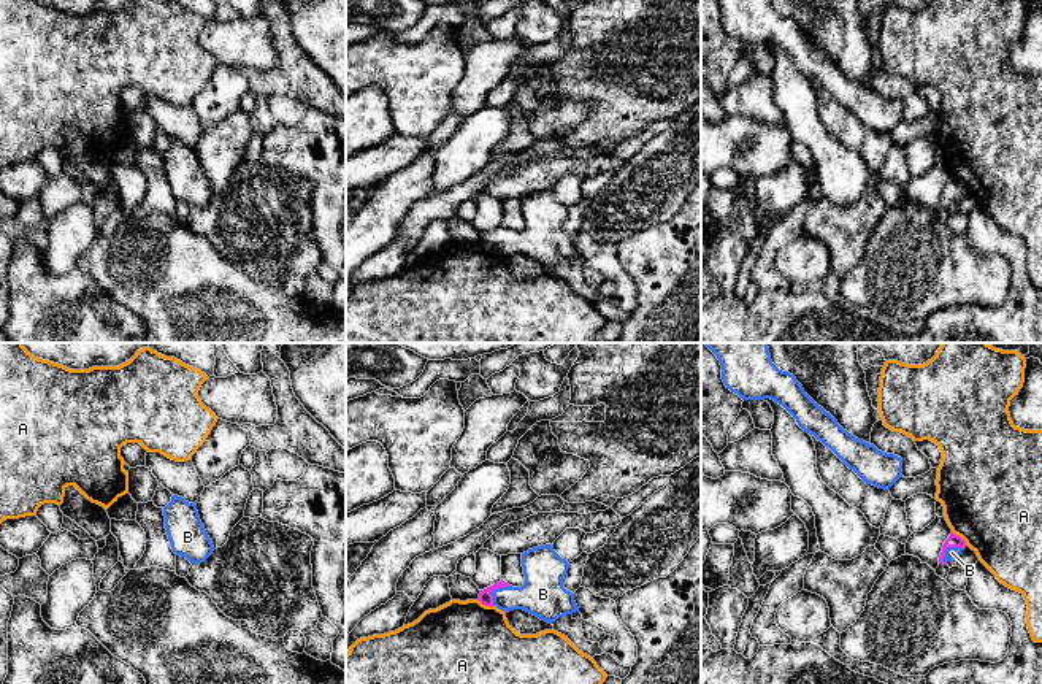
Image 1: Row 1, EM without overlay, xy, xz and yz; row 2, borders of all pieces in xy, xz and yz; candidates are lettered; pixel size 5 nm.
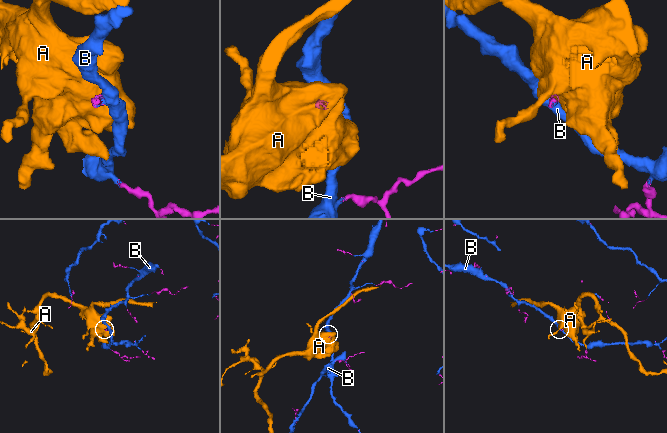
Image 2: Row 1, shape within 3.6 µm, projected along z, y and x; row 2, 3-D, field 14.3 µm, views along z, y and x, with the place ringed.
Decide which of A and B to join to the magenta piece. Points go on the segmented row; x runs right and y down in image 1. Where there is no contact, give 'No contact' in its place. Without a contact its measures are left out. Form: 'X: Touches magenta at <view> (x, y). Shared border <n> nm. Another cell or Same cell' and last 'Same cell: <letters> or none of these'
A: Touches magenta at yz (960, 537). Shared border 110 nm. Another cell
B: Touches magenta at yz (949, 546). Shared border 130 nm. Same cell
Same cell: B

